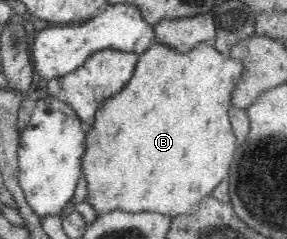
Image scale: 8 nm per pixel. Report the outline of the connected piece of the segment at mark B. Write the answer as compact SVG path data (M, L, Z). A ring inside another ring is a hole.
M155 43L147 51L138 55L134 74L125 88L110 96L108 100L102 103L98 108L91 129L85 137L85 150L81 156L81 173L84 174L84 180L87 182L88 194L85 200L90 203L98 216L112 212L114 210L122 210L122 212L157 212L162 216L184 216L190 212L196 212L198 204L204 198L209 198L213 190L224 180L229 177L230 163L235 155L236 137L234 136L232 125L229 119L229 110L232 106L231 98L234 88L239 84L243 73L243 64L241 59L232 56L224 56L218 52L212 44L201 43L194 48L190 48L188 52L178 52L165 44Z

